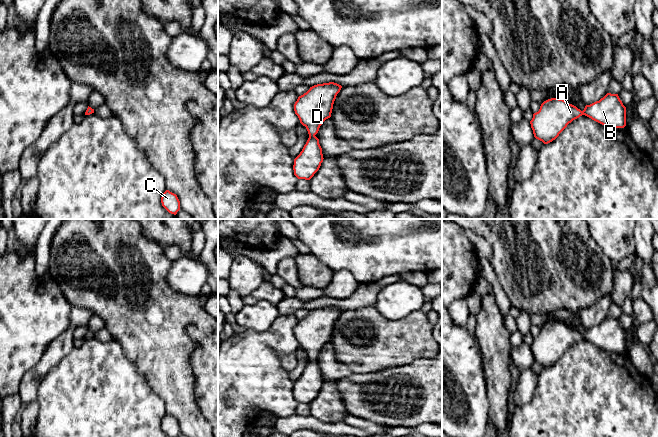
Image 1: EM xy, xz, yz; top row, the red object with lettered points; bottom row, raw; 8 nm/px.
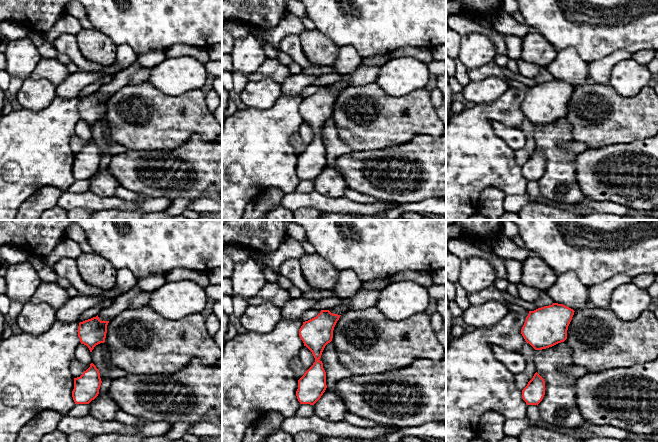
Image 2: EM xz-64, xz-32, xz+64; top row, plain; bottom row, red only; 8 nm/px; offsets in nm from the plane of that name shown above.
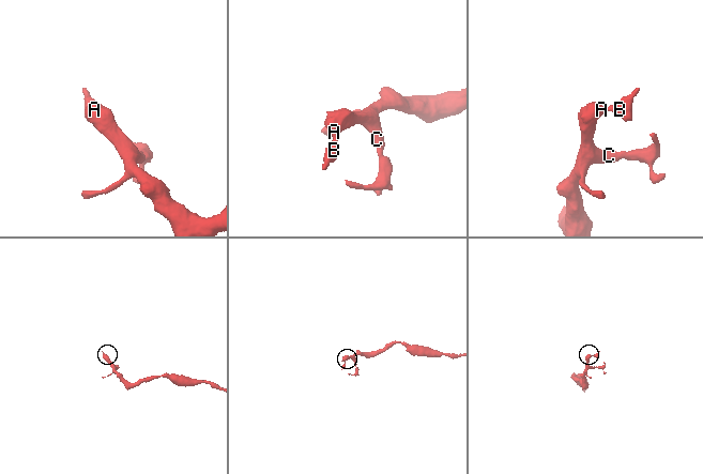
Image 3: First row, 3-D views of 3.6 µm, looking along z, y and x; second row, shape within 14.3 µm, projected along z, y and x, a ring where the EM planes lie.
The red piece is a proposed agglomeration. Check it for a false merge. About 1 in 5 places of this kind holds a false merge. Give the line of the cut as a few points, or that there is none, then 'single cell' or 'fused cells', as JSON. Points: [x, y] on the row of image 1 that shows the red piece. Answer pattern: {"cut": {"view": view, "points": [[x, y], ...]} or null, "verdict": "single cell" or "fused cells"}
{"cut": null, "verdict": "single cell"}

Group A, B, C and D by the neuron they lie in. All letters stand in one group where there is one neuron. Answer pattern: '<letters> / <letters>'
A B C D

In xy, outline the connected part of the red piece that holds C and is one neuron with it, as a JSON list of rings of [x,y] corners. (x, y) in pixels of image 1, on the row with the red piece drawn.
[[[166,190],[161,197],[162,206],[171,214],[176,215],[180,210],[180,201],[176,194]]]

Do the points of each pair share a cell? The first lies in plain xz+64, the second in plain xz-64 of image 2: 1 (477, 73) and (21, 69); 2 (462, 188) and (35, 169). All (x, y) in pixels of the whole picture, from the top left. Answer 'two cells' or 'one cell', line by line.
1: two cells
2: one cell

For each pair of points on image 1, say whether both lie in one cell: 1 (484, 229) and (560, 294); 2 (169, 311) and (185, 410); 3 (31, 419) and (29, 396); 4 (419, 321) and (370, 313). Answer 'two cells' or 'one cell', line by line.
1: two cells
2: one cell
3: two cells
4: one cell

